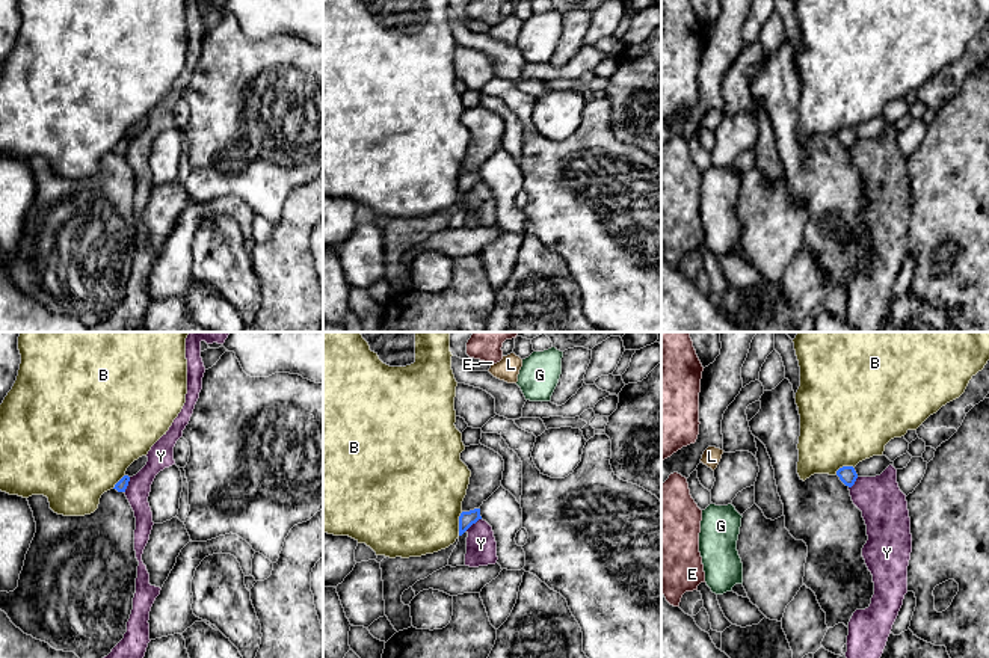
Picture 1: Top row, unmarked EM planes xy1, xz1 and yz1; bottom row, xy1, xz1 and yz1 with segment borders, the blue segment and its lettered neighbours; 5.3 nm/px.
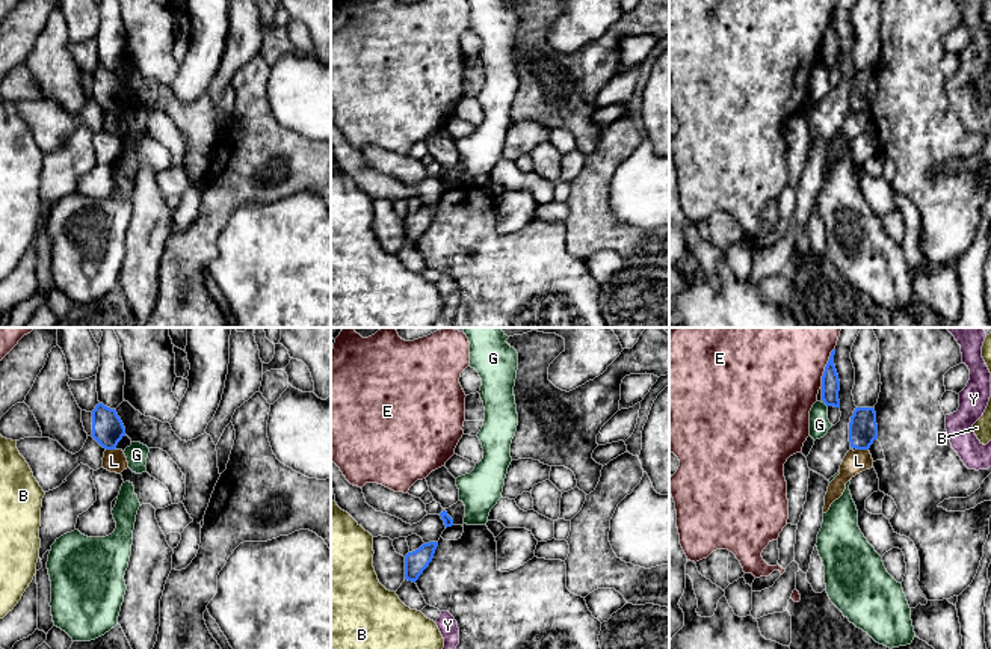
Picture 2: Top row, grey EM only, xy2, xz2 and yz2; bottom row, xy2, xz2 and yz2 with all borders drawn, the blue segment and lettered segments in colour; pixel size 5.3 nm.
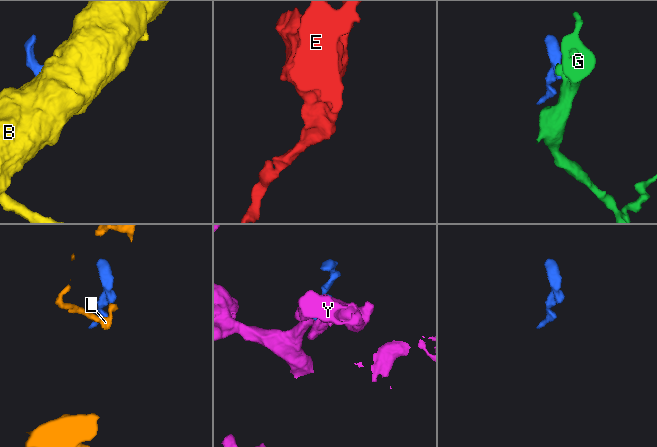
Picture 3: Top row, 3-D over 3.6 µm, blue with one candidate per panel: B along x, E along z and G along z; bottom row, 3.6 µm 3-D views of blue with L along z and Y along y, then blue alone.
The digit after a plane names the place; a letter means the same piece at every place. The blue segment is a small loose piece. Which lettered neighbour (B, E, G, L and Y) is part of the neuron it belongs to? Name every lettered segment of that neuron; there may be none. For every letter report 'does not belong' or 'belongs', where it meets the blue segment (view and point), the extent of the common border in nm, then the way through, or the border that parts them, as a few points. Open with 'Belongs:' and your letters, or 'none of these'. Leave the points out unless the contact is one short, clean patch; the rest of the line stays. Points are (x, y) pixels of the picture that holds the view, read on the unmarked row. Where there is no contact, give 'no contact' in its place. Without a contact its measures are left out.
Belongs: none of these
B: does not belong; contact xz1 (459, 186); length 130 nm; border xz1 (462, 174), (458, 196)
E: does not belong; contact yz2 (825, 29); length 220 nm
G: does not belong; contact yz2 (825, 65); length 40 nm; border yz2 (824, 64), (827, 68)
L: does not belong; contact yz2 (863, 110); length 60 nm; border yz2 (857, 110), (867, 112)
Y: does not belong; contact xy1 (127, 147); length 90 nm; border xy1 (130, 139), (124, 154)

